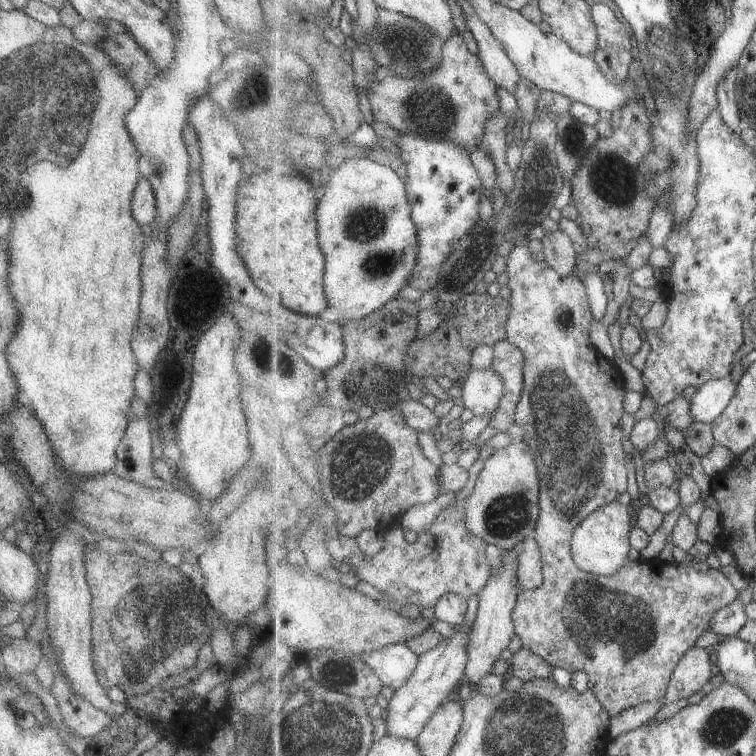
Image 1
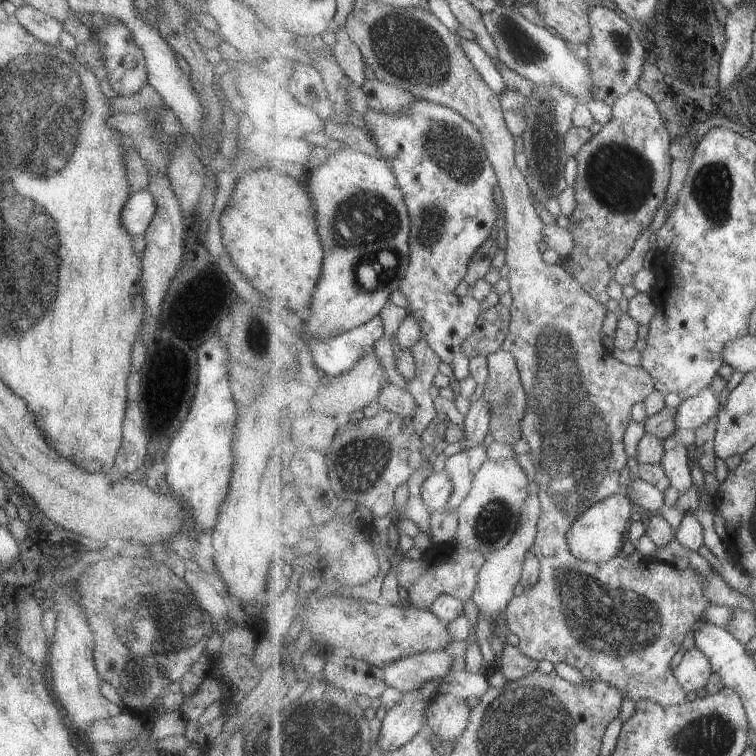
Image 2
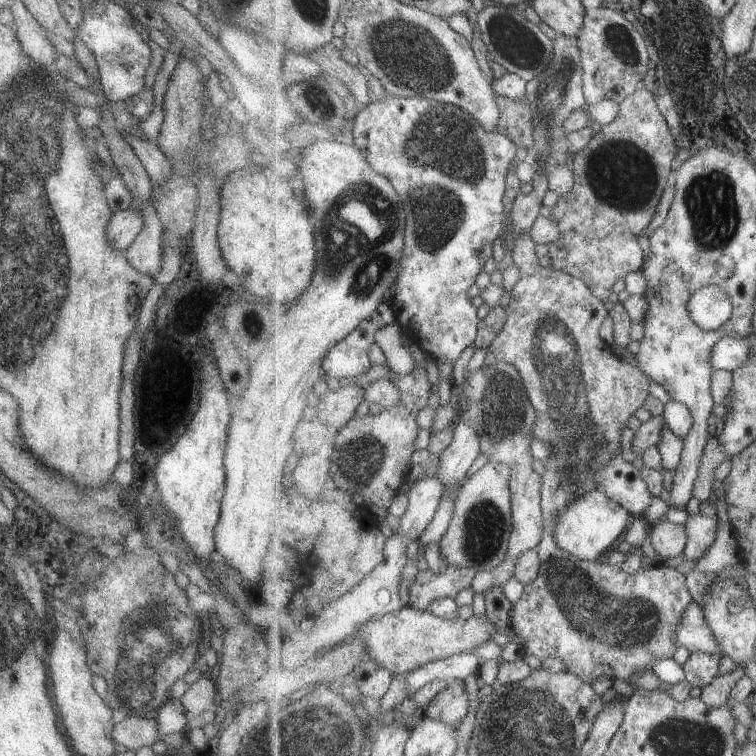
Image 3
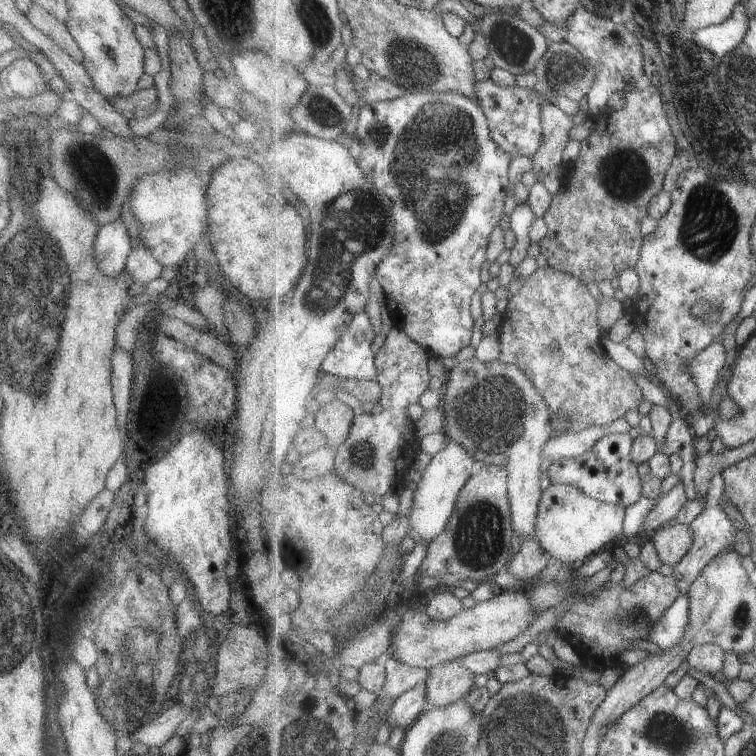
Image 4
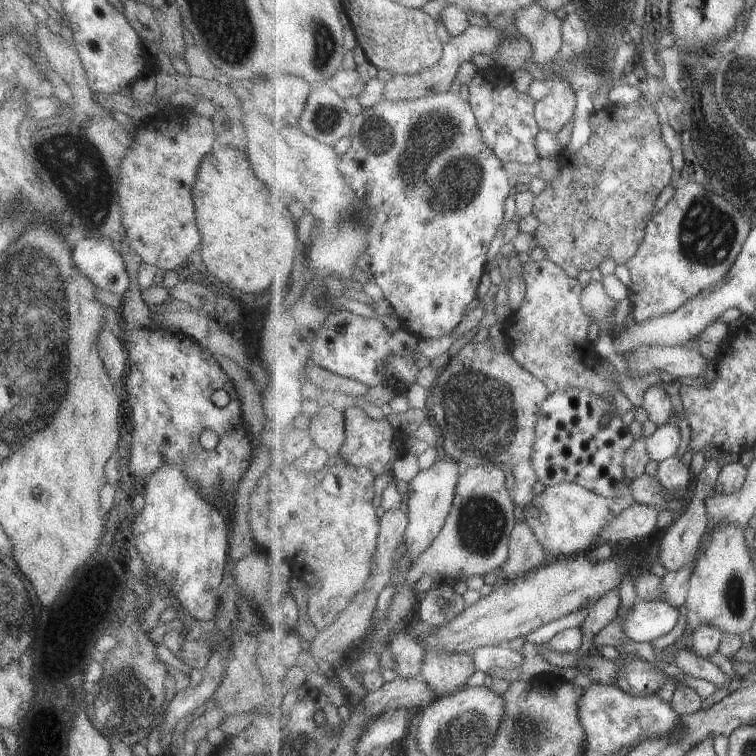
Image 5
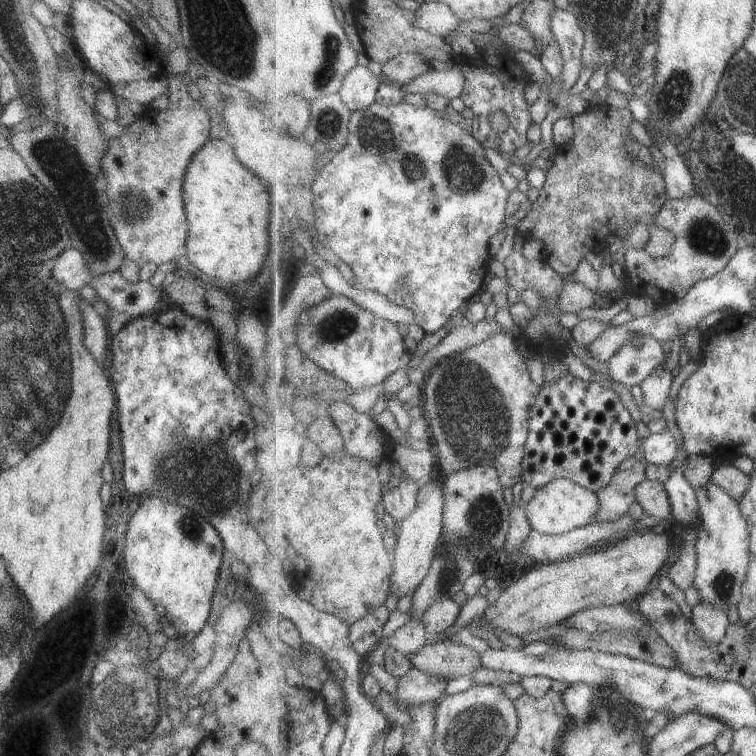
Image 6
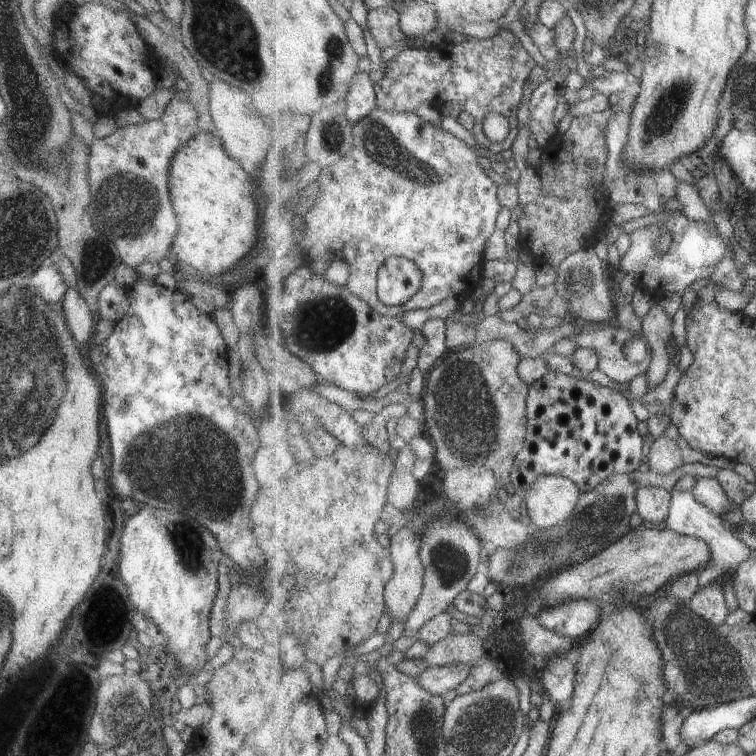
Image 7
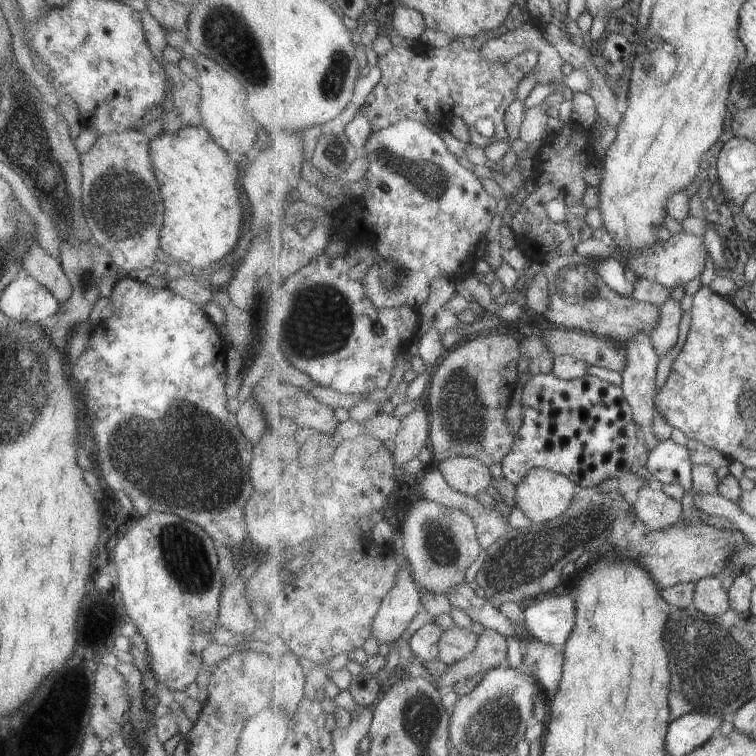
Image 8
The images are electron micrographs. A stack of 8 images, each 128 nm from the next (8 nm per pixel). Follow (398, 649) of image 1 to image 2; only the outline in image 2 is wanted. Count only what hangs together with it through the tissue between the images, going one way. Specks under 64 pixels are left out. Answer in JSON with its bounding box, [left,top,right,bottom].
[385,651,454,693]

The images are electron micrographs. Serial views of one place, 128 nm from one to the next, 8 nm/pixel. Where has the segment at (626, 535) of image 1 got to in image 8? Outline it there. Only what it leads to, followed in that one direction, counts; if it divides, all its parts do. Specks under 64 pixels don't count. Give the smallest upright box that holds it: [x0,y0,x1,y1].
[517,468,578,524]

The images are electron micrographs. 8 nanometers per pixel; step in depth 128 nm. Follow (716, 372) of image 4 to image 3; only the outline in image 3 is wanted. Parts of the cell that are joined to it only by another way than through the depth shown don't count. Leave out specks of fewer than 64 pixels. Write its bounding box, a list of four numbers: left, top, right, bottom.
[711,337,753,372]

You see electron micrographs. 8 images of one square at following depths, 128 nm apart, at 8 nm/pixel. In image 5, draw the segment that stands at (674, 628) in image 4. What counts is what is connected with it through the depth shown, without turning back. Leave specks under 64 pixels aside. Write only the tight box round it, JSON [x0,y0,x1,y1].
[623,600,681,643]

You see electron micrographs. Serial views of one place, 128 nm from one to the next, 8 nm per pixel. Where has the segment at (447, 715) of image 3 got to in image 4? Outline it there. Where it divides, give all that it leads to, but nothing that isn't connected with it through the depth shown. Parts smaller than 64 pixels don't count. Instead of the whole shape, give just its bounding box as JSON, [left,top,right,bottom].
[427,659,475,708]

